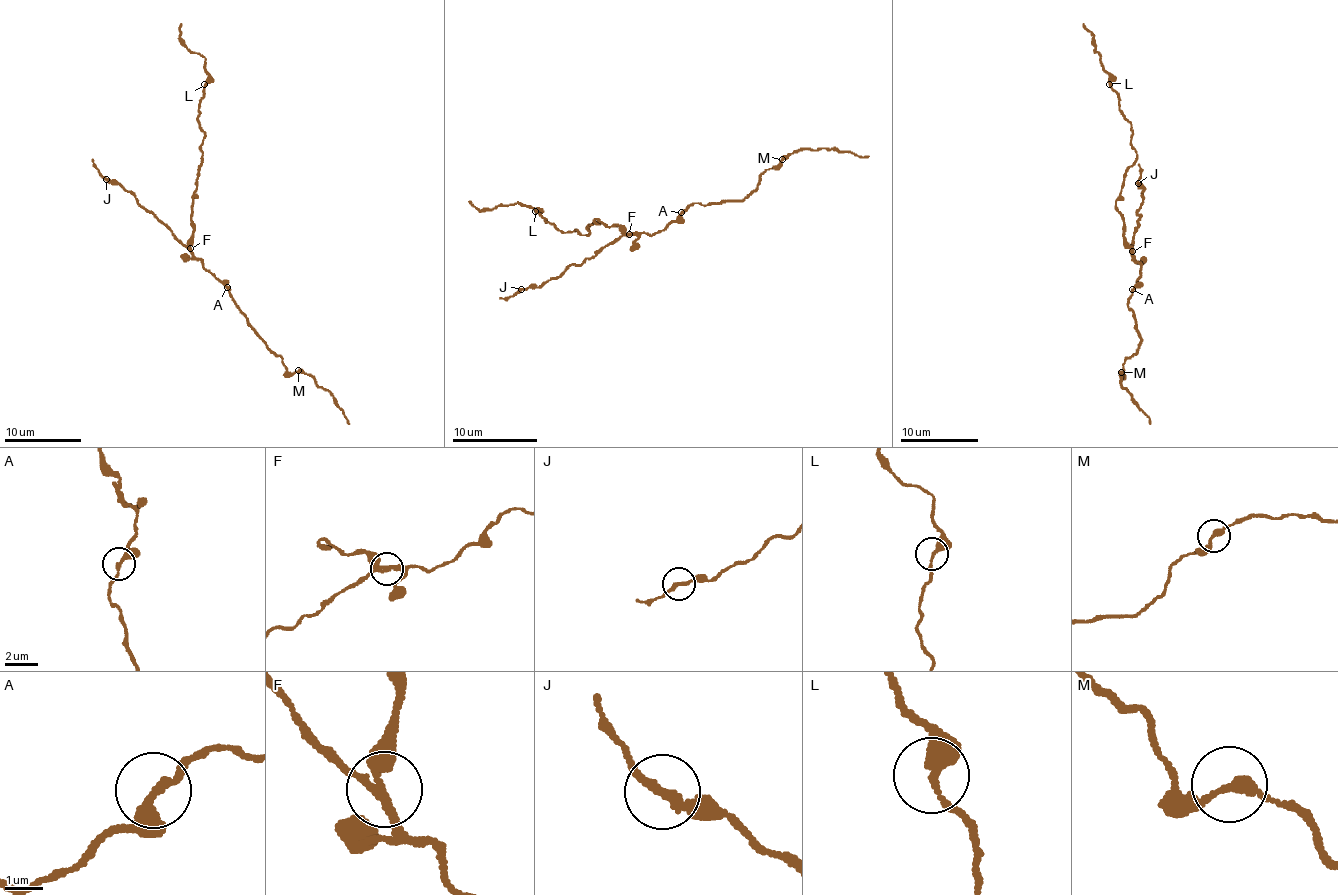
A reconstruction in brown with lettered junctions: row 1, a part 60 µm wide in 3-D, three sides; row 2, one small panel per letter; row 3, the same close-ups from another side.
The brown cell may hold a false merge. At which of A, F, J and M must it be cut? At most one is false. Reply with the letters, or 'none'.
F

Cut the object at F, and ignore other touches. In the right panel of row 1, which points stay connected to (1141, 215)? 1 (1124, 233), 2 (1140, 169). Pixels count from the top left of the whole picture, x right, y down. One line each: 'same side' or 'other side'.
1: other side
2: same side

